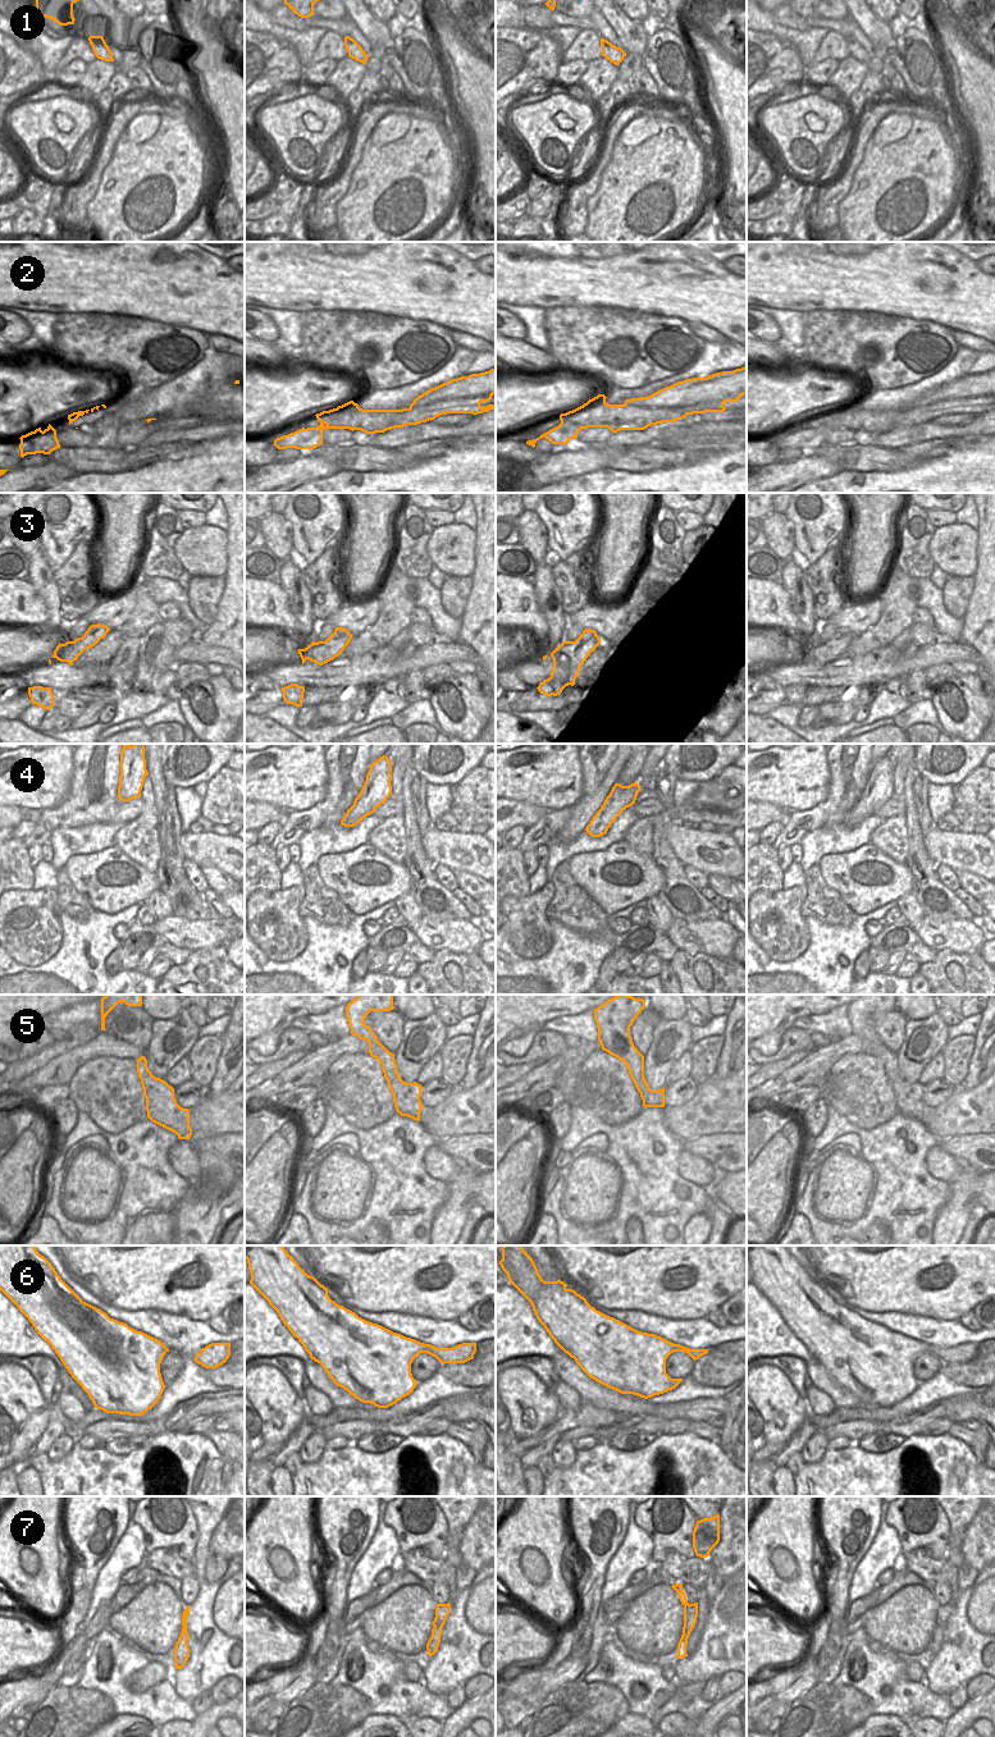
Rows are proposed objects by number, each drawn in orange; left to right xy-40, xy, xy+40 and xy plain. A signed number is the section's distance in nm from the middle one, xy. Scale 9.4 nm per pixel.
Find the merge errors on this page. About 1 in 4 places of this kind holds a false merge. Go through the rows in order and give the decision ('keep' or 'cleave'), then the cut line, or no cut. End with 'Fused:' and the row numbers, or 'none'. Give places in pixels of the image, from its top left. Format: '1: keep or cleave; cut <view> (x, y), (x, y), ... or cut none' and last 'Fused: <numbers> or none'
1: keep; cut none
2: cleave; cut xy+40 (739, 396), (701, 401), (679, 407), (605, 407), (584, 405)
3: cleave; cut xy+40 (544, 680), (552, 688), (553, 694)
4: keep; cut none
5: keep; cut none
6: keep; cut none
7: keep; cut none
Fused: 2, 3

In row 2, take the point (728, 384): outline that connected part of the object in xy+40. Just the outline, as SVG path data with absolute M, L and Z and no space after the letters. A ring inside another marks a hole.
M747 366L734 371L722 371L707 378L677 381L648 397L626 399L624 404L608 404L604 394L589 399L585 406L680 408L711 399L736 398L747 394Z

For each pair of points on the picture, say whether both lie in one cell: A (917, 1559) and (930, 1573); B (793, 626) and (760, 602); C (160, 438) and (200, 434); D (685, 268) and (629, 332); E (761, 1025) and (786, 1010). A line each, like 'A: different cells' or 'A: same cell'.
A: same cell
B: same cell
C: same cell
D: different cells
E: same cell

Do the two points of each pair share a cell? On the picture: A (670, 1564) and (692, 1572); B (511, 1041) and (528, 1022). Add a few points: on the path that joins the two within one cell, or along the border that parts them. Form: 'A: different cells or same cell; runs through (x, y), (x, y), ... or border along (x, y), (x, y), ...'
A: same cell; runs through (675, 1566), (687, 1571)
B: same cell; runs through (514, 1036), (523, 1027)

